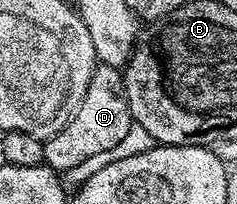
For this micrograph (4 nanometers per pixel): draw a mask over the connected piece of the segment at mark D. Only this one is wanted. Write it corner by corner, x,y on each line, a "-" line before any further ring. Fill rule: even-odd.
99,64
95,68
92,83
88,83
88,91
84,91
84,103
80,103
76,115
72,115
56,135
45,138
44,164
49,169
60,175
92,159
92,155
104,155
104,151
112,151
124,143
124,135
128,135
132,122
122,74
117,65

